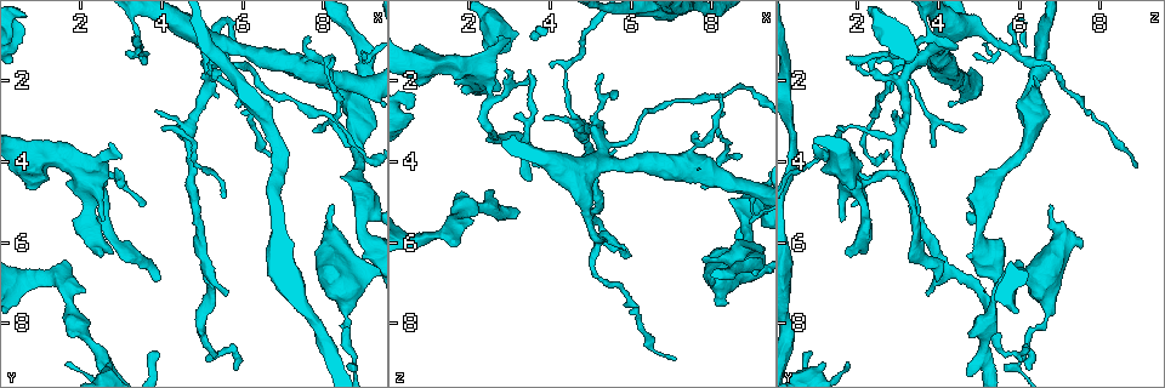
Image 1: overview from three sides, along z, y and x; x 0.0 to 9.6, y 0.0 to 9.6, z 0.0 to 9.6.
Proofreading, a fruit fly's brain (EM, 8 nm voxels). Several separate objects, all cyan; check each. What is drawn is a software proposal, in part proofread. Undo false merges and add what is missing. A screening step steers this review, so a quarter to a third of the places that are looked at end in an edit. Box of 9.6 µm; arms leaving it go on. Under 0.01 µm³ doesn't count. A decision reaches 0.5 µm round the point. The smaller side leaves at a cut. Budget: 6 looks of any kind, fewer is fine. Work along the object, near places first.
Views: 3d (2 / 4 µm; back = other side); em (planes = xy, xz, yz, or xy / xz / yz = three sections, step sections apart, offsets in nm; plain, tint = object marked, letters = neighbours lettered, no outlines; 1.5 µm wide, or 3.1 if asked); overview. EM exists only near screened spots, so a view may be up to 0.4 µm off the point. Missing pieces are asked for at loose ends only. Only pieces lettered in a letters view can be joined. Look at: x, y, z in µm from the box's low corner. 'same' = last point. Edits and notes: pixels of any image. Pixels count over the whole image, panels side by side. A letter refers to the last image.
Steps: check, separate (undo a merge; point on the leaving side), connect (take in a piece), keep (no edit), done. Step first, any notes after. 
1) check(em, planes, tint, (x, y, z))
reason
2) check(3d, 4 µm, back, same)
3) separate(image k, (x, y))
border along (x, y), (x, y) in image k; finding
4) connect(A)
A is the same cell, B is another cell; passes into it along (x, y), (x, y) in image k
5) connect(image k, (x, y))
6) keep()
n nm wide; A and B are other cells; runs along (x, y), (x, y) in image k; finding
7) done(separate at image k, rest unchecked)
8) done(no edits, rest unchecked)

check(em, planes, letters, (2.60, 8.95, 5.15))

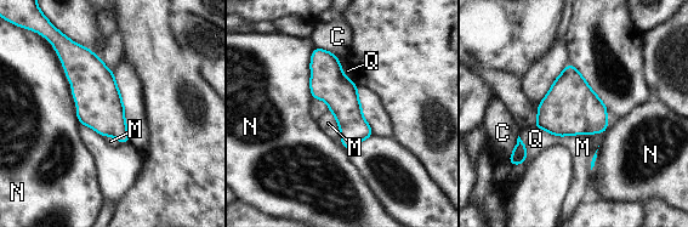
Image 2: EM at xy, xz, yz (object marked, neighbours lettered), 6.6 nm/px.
keep()
C, M, N and Q are other cells; runs along (317, 51), (347, 109), (348, 146) in image 2; one neuron here

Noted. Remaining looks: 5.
check(3d, 2 µm, (7.80, 3.30, 4.55))
thin end

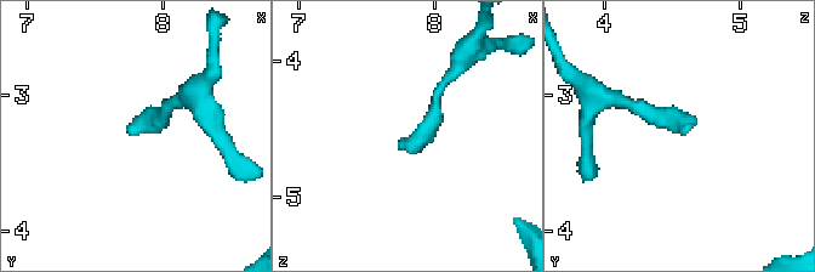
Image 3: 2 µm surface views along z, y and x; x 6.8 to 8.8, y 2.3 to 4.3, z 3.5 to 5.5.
check(em, planes, tint, (7.74, 3.28, 4.58))

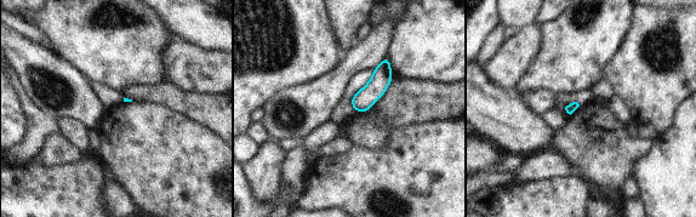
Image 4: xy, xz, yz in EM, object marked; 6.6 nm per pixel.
check(em, planes, letters, same)

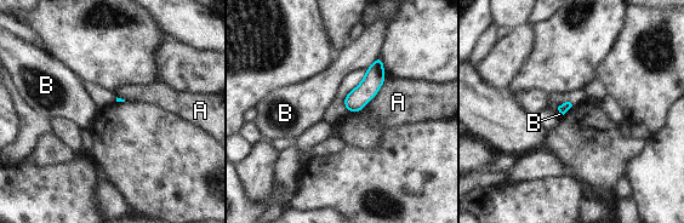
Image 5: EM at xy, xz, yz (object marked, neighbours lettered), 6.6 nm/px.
keep()
A and B are other cells; border along (378, 55), (366, 69) in image 5; no lettered piece goes on from it

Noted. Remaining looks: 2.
check(em, planes, letters, (7.65, 0.95, 3.35))
thin end

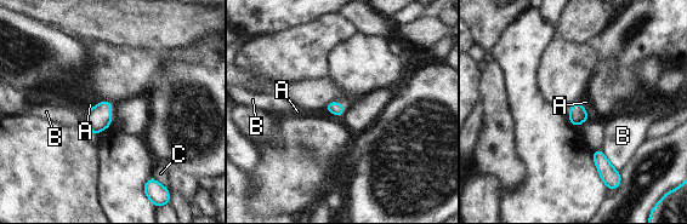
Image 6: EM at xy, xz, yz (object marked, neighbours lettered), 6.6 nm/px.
keep()
90 nm wide; A, B and C are other cells; border along (101, 101), (84, 118) in image 6; none of them fits

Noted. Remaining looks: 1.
done(no edits, rest unchecked)

